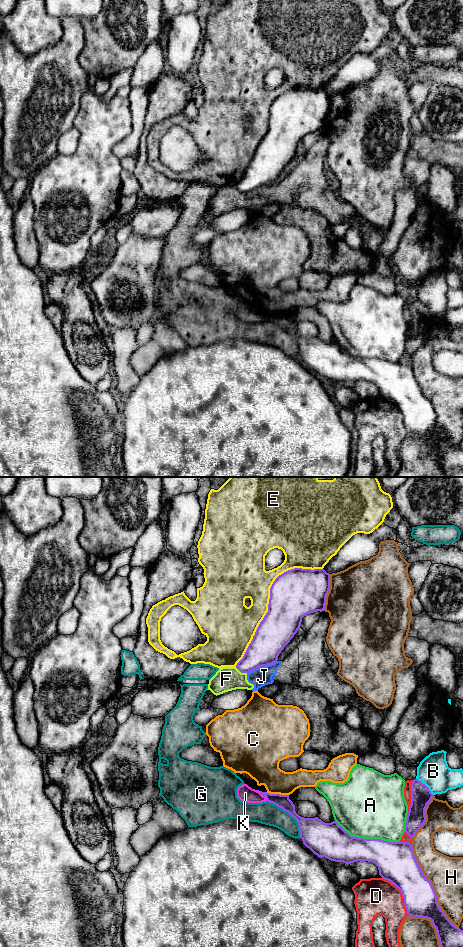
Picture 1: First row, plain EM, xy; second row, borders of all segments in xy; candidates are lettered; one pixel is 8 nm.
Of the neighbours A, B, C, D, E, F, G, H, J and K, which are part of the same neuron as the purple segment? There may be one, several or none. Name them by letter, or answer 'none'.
none

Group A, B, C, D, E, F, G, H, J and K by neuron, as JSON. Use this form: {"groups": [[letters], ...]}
{"groups": [["A"], ["B"], ["C"], ["D"], ["E"], ["F", "J", "K"], ["G"], ["H"]]}

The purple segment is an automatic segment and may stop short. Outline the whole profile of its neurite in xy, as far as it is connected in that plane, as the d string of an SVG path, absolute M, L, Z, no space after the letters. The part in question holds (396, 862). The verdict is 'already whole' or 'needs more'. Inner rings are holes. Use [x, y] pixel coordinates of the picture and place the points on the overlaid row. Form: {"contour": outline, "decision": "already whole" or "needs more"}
{"contour": "M259 792L266 797L268 802L282 808L297 820L303 844L315 855L345 864L357 861L374 863L378 867L379 875L401 891L408 916L430 919L436 928L441 947L463 947L463 930L453 925L439 907L435 890L431 882L423 875L409 842L388 842L381 839L353 837L336 821L325 823L318 817L304 818L299 816L295 811L295 805L289 799L289 795Z", "decision": "already whole"}

